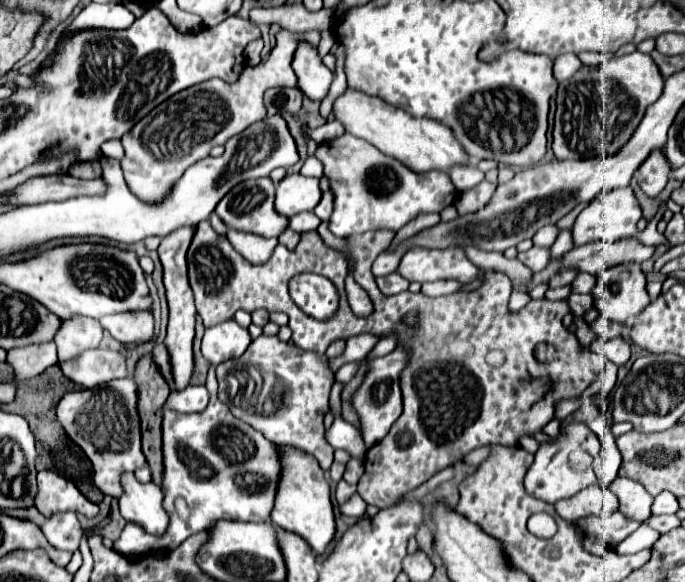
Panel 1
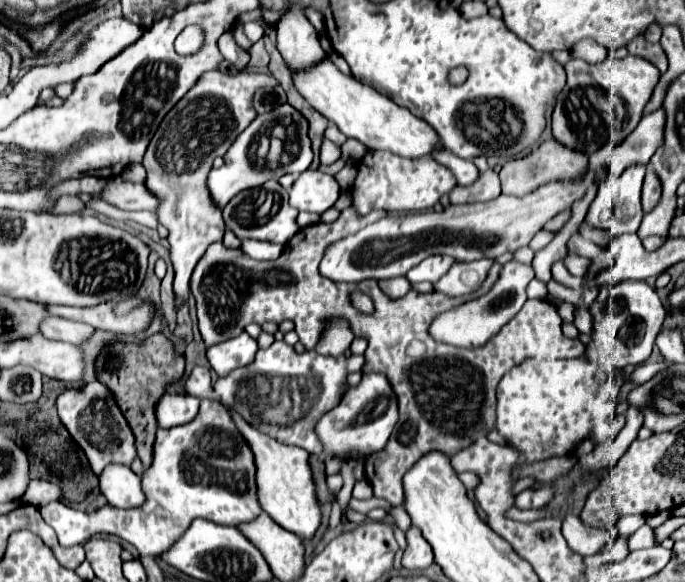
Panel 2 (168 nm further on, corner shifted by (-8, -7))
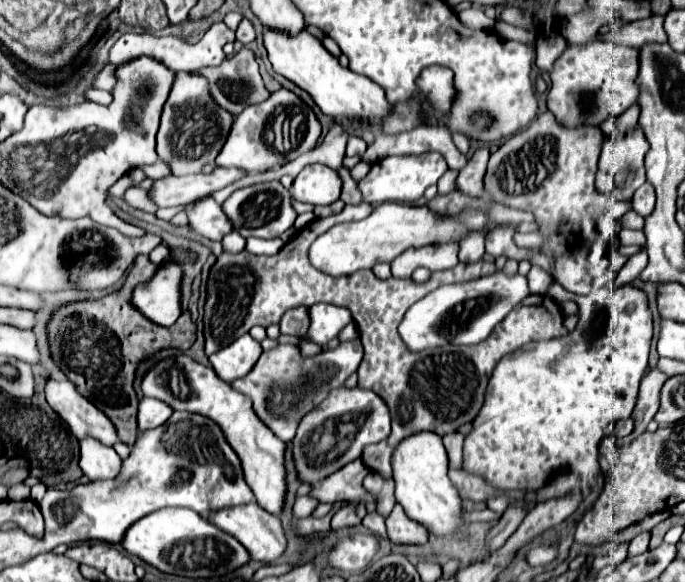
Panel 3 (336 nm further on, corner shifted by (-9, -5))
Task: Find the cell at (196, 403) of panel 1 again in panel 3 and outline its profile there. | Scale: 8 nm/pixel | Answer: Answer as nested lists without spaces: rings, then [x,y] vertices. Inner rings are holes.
[[[144,397],[138,407],[138,427],[140,427],[140,431],[160,427],[170,419],[172,413],[174,413],[174,409],[168,403],[164,403],[160,399]]]

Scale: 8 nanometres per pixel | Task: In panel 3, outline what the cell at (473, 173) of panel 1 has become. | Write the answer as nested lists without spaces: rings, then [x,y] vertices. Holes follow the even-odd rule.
[[[418,125],[396,135],[376,135],[362,159],[374,163],[390,155],[424,155],[428,151],[438,151],[446,159],[448,167],[454,171],[460,171],[468,163],[468,157],[456,149],[450,131],[446,131],[444,127],[428,125]]]

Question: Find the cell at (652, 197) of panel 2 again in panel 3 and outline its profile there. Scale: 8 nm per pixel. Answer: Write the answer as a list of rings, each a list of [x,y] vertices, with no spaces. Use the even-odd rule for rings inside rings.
[[[644,183],[636,193],[634,193],[634,199],[632,199],[632,209],[636,213],[640,213],[642,217],[650,215],[652,209],[654,209],[654,203],[656,203],[656,195],[654,195],[654,187],[652,183]]]

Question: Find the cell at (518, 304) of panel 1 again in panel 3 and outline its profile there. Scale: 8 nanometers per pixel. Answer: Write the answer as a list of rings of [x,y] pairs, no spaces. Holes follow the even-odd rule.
[[[502,269],[488,277],[480,277],[460,285],[444,285],[420,299],[404,315],[404,321],[398,327],[402,341],[414,349],[424,351],[440,345],[478,345],[488,339],[494,327],[526,297],[530,295],[526,277],[520,273],[508,275]]]

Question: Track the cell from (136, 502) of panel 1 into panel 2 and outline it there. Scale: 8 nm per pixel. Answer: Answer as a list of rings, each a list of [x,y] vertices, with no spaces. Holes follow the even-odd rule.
[[[109,465],[99,477],[99,491],[115,507],[139,507],[145,501],[139,477],[127,465]]]

